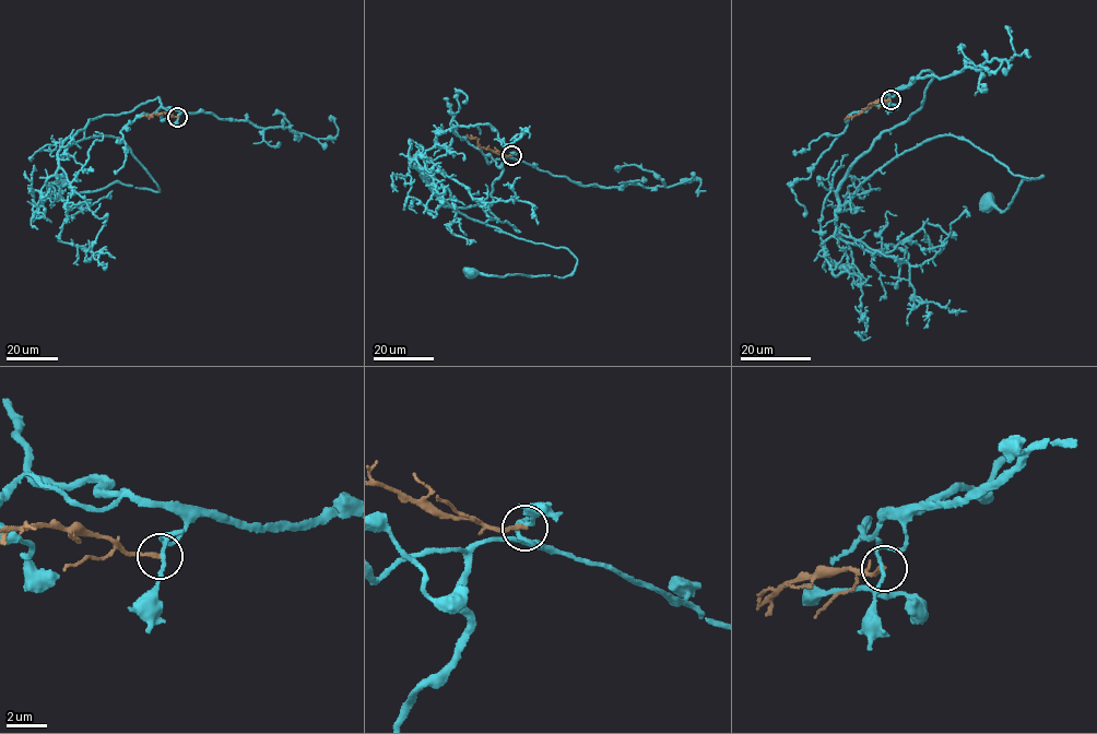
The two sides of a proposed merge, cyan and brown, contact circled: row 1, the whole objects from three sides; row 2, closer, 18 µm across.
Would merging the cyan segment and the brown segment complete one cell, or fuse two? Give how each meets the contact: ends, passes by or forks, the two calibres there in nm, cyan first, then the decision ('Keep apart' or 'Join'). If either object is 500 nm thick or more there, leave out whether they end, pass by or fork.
At the ring cyan passes by. At the ring brown ends. Thickness 170 nm (cyan) against 200 nm. Keep apart

